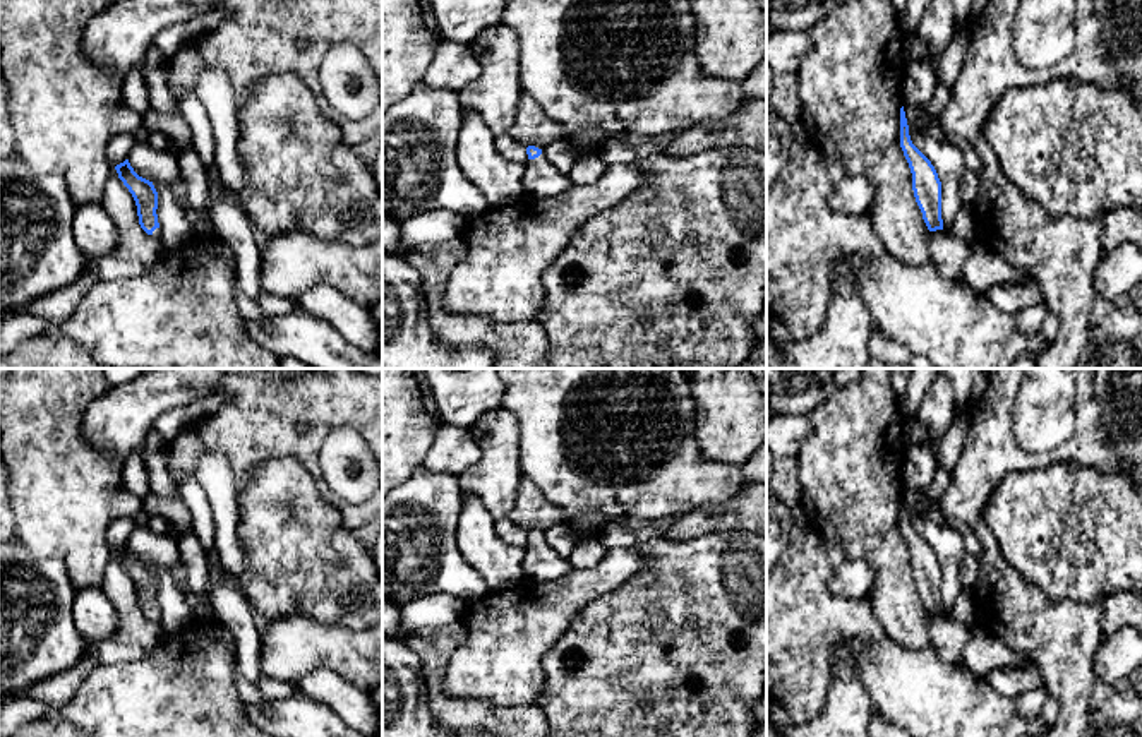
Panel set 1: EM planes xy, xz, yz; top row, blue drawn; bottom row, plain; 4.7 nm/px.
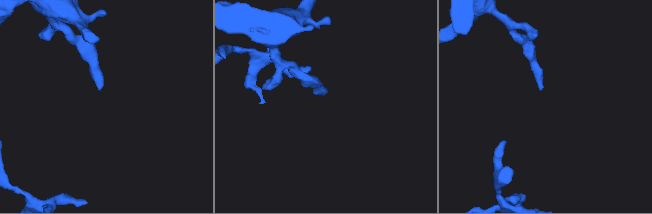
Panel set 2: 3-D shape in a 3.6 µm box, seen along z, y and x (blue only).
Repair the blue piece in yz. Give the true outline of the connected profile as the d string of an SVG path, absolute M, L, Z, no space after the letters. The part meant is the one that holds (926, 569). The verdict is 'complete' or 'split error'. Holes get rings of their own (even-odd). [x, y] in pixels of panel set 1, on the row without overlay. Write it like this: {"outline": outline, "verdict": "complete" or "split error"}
{"outline": "M904 490L900 492L900 531L911 552L914 581L928 614L943 614L941 566L931 545L912 528Z", "verdict": "complete"}

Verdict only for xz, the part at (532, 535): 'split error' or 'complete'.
split error

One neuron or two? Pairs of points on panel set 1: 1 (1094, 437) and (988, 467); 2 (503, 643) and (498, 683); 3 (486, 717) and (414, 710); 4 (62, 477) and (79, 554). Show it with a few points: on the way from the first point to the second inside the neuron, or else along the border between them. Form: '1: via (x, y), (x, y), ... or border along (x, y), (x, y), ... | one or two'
1: via (1069, 451), (1046, 460), (1014, 460) | one
2: via (503, 653), (501, 672) | one
3: border along (420, 672), (426, 683), (426, 701), (434, 719) | two
4: via (64, 496), (64, 509), (78, 535) | one

